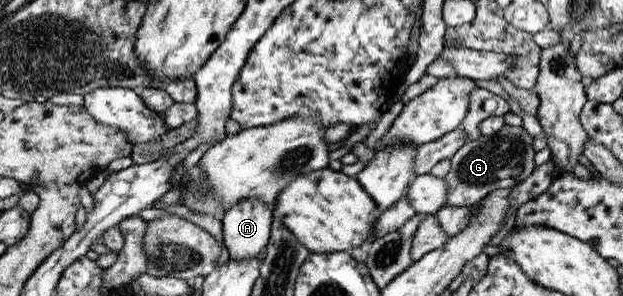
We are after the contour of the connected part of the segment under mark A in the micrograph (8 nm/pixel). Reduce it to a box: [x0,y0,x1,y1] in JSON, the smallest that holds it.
[223,198,275,260]

